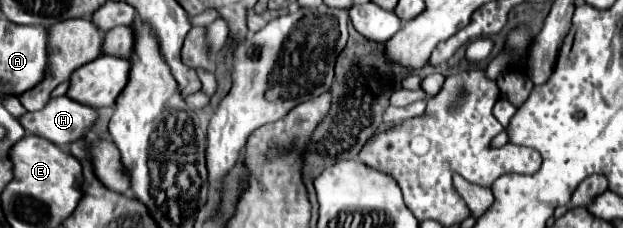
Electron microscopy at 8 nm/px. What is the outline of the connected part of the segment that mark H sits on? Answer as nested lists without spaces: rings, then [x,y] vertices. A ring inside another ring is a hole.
[[[54,97],[42,111],[26,113],[20,119],[24,129],[60,147],[84,139],[96,121],[98,111],[94,107],[82,105],[70,97]]]

